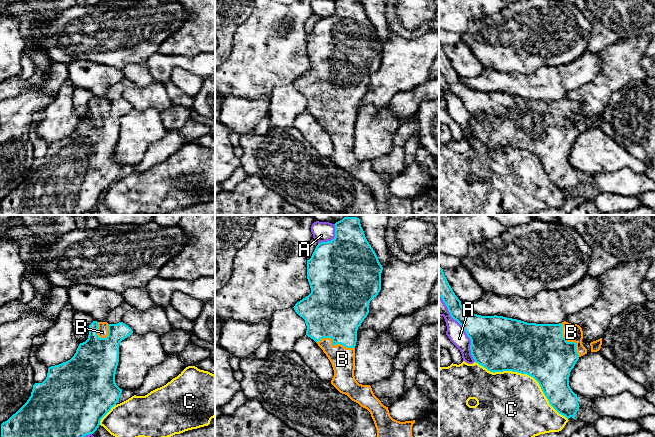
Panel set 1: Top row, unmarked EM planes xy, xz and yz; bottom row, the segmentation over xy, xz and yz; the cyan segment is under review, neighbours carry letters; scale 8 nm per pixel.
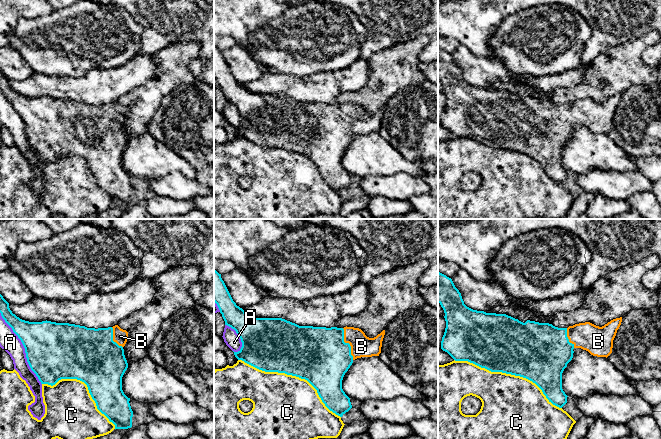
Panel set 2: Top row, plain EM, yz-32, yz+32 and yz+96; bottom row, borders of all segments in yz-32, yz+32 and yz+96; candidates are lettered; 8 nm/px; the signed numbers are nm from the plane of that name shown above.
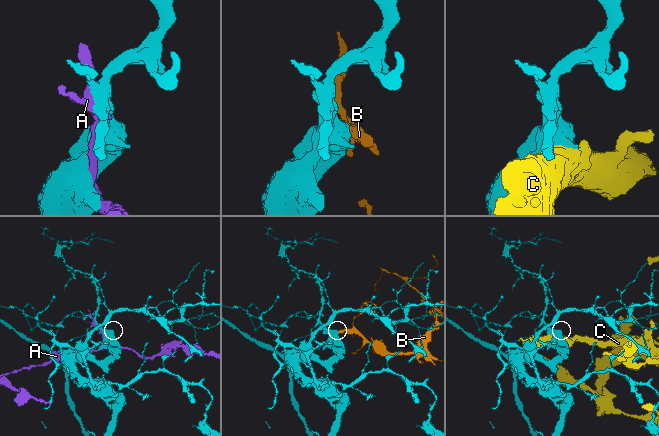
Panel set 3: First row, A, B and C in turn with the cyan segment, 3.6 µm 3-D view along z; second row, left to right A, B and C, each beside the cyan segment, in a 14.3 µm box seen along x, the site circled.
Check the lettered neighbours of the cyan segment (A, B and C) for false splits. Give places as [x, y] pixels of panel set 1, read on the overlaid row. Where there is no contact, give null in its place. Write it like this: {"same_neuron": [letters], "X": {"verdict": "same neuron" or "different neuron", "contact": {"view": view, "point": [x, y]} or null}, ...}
{"same_neuron": ["B"], "A": {"verdict": "different neuron", "contact": {"view": "yz", "point": [462, 327]}}, "B": {"verdict": "same neuron", "contact": {"view": "xz", "point": [333, 345]}}, "C": {"verdict": "different neuron", "contact": {"view": "yz", "point": [526, 373]}}}

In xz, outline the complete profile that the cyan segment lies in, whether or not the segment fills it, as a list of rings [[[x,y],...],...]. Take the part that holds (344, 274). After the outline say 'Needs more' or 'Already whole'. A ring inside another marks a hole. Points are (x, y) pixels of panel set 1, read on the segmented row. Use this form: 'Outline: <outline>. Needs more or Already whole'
Outline: [[[344,217],[335,223],[335,237],[331,241],[318,243],[307,260],[311,293],[293,308],[305,320],[306,335],[318,344],[330,360],[334,370],[331,384],[370,412],[377,437],[413,437],[415,420],[400,422],[393,419],[388,407],[374,395],[371,386],[359,384],[354,376],[357,330],[369,313],[370,301],[381,290],[382,270],[375,251],[365,237],[360,219]]]. Needs more

